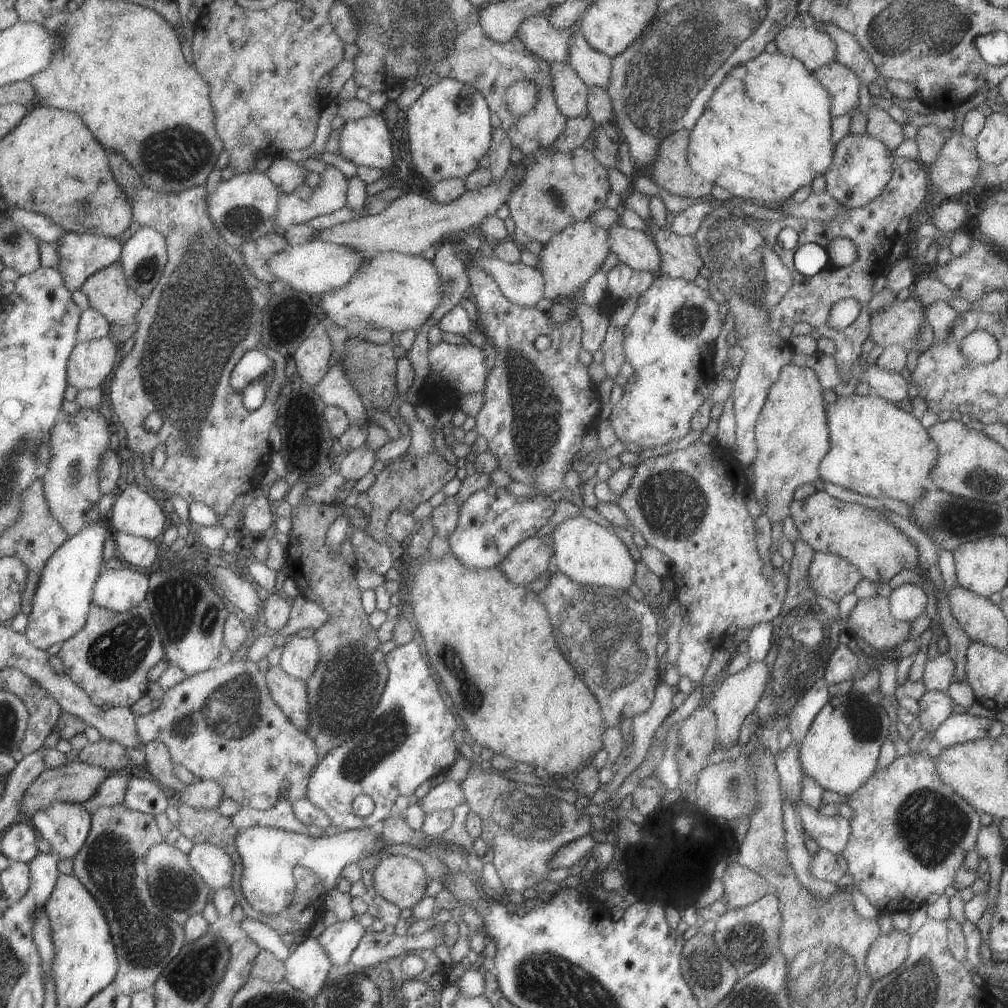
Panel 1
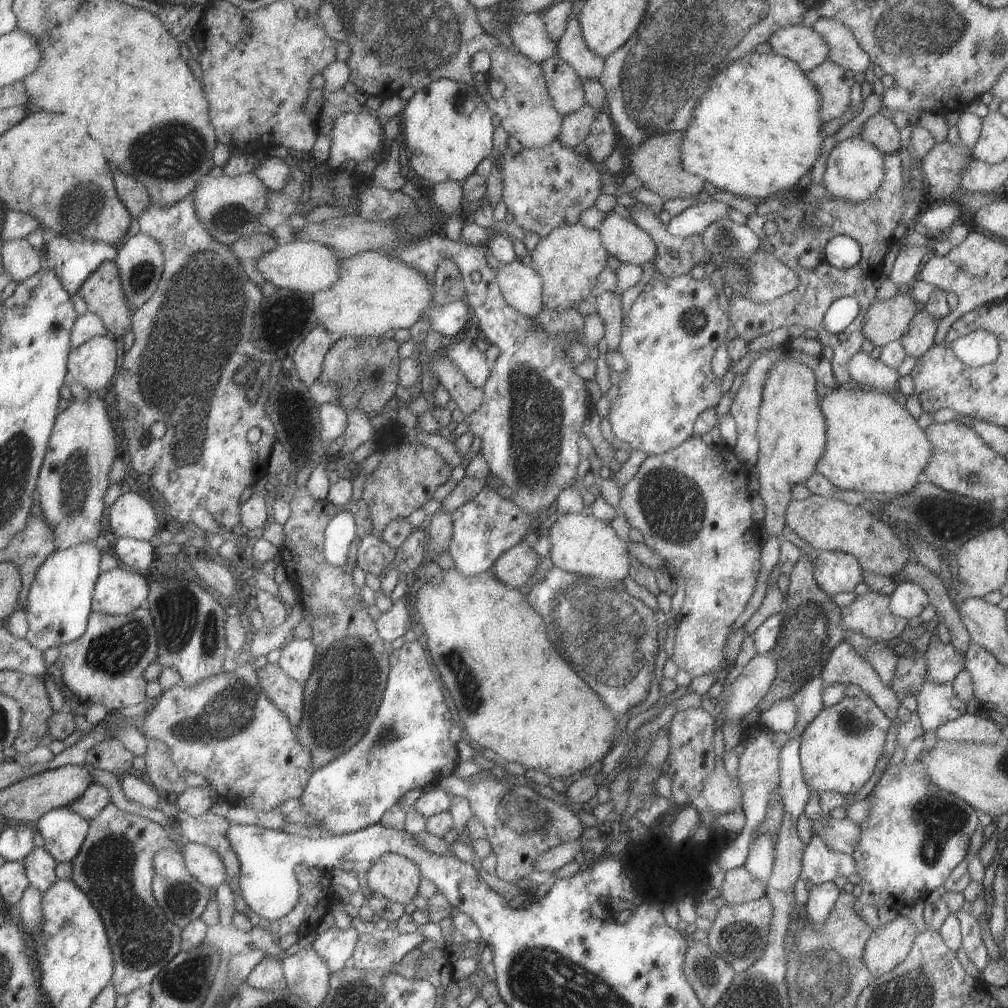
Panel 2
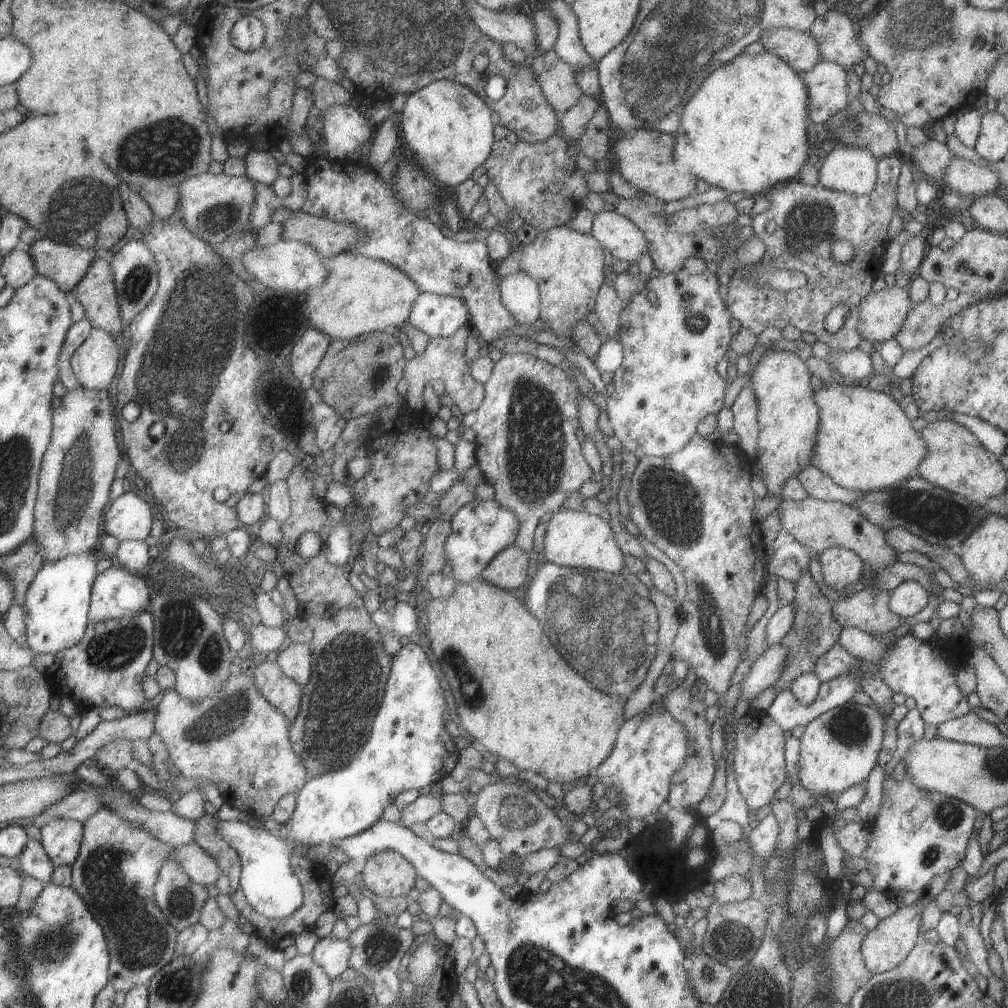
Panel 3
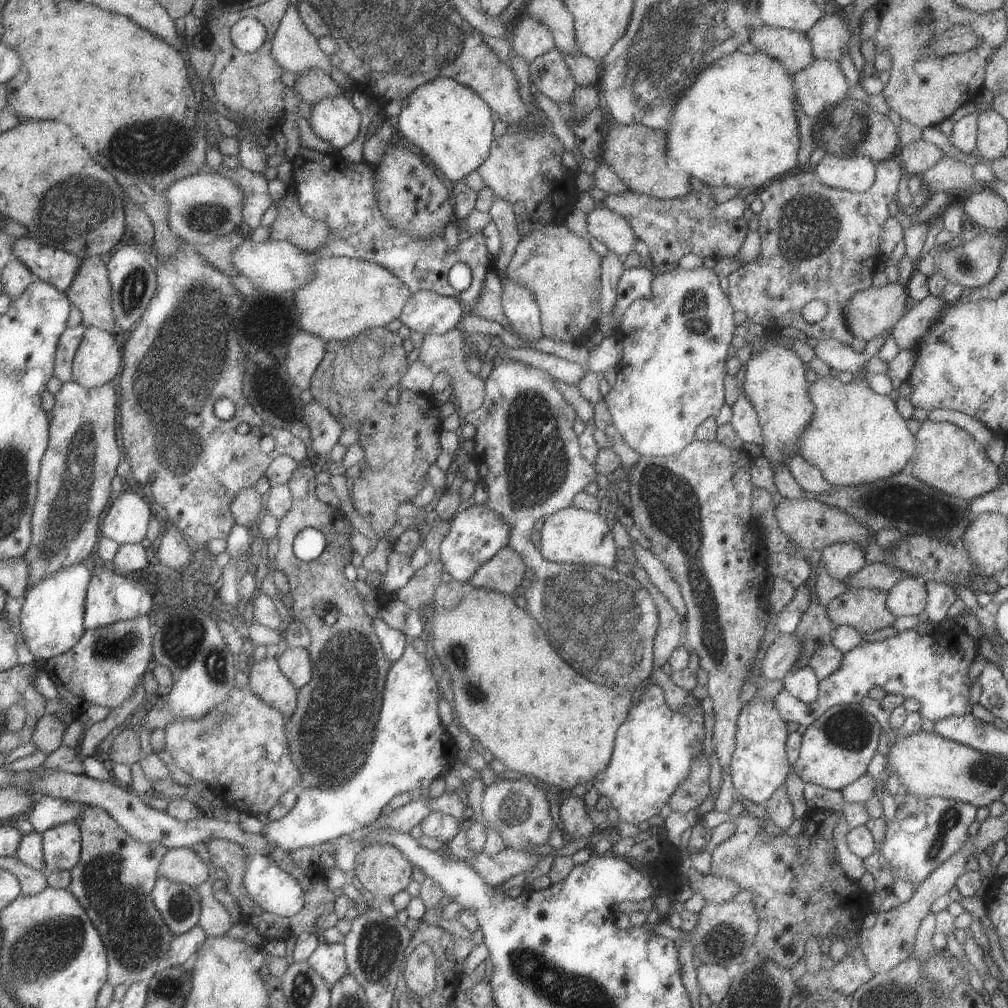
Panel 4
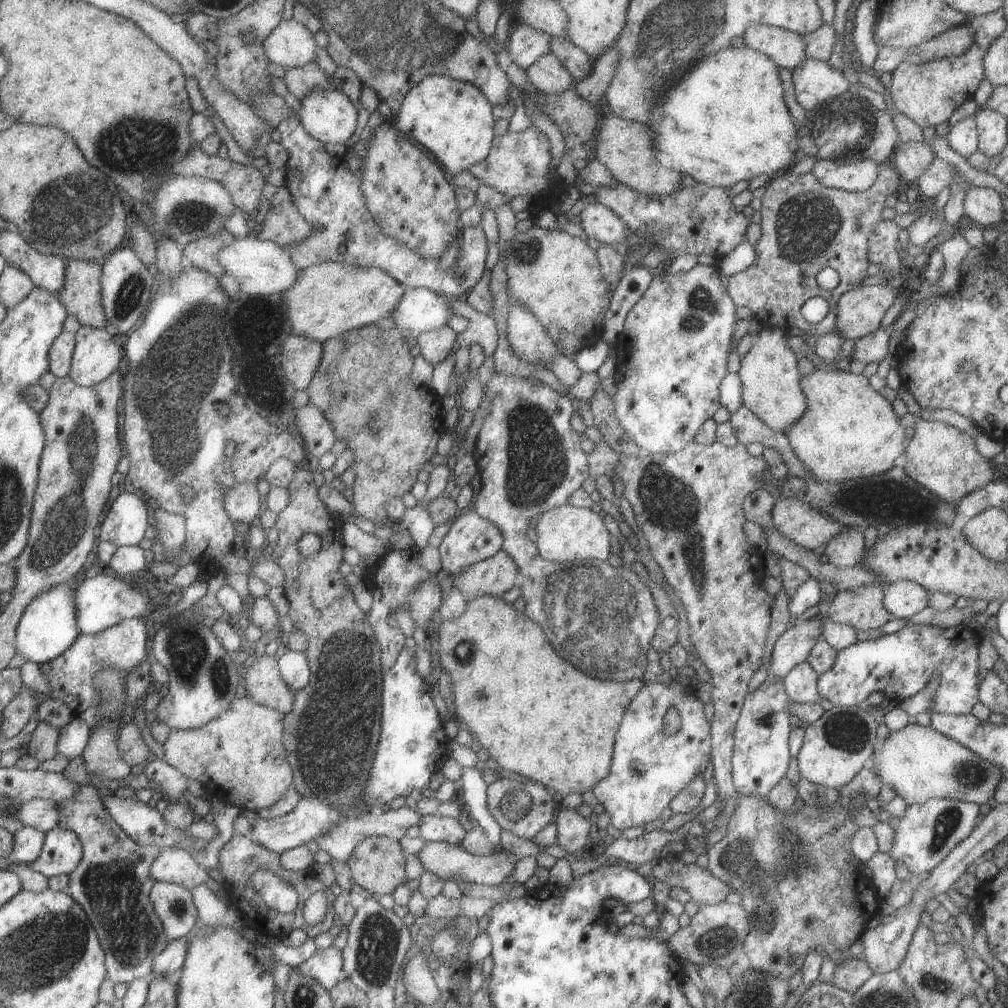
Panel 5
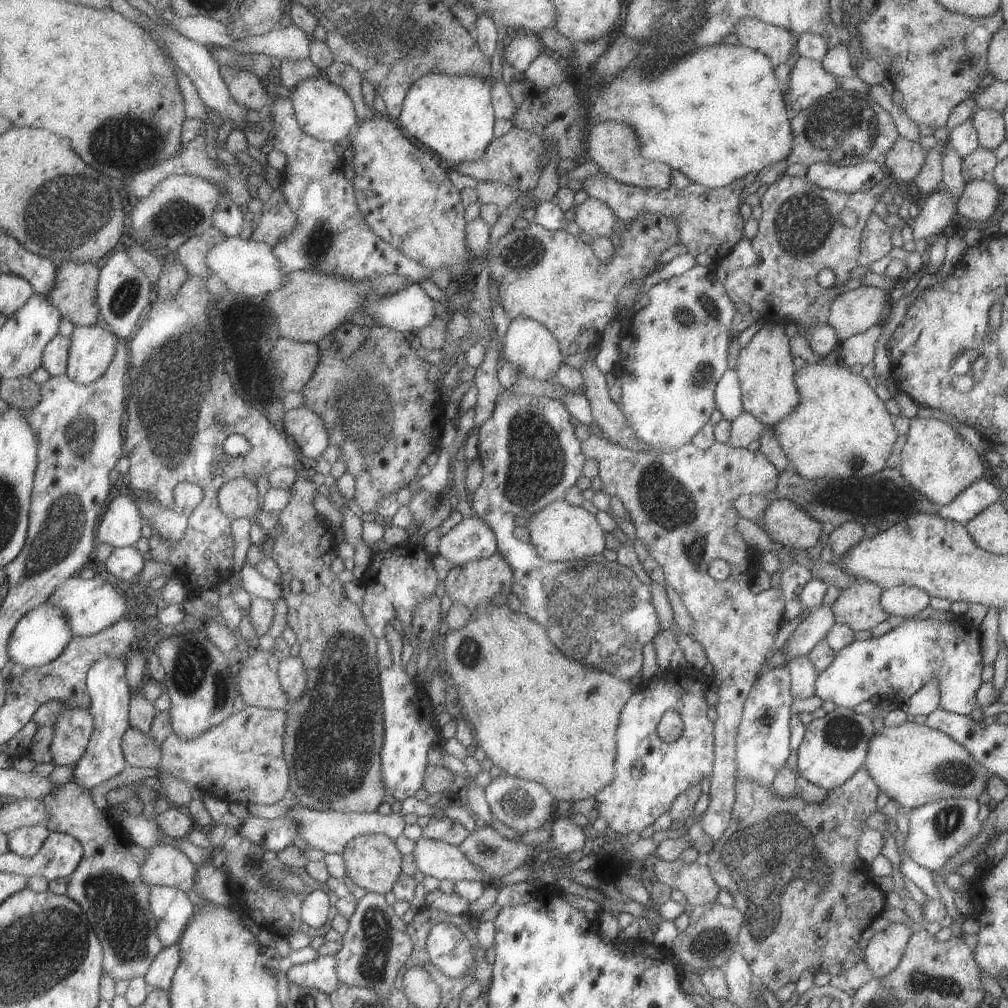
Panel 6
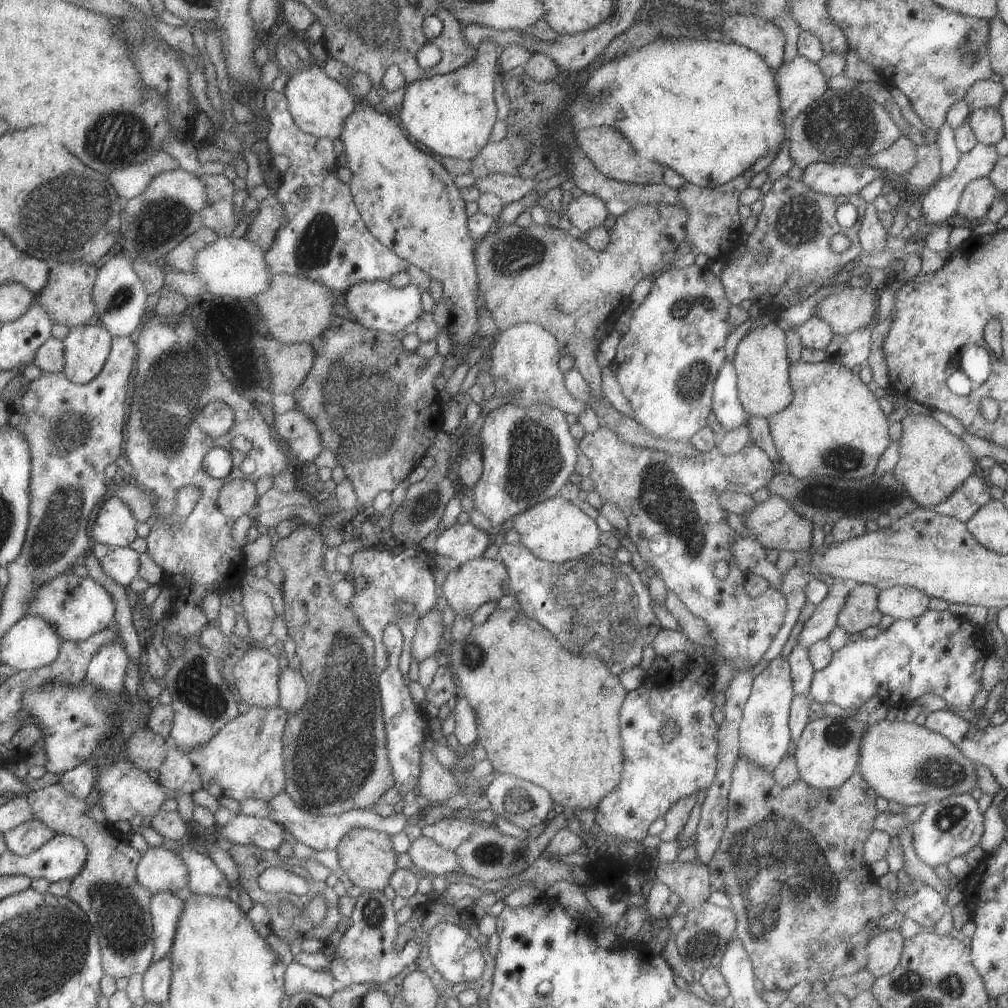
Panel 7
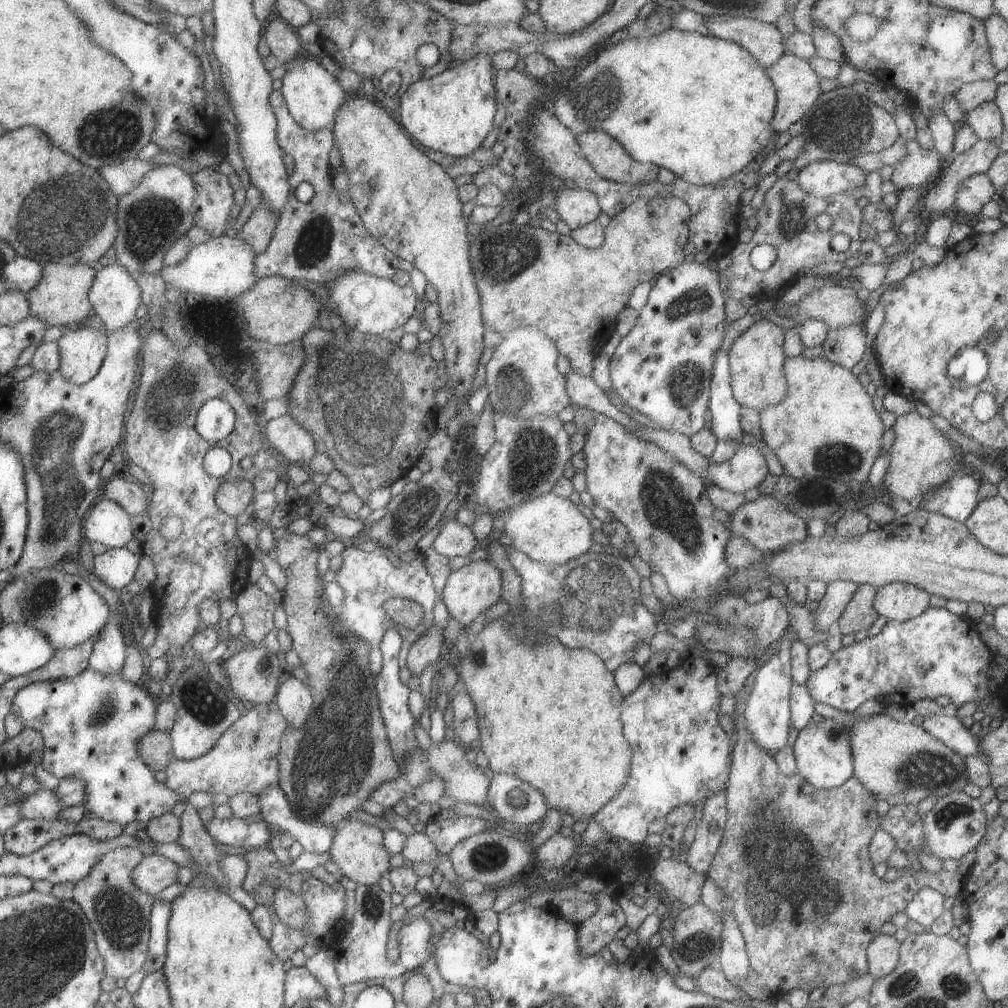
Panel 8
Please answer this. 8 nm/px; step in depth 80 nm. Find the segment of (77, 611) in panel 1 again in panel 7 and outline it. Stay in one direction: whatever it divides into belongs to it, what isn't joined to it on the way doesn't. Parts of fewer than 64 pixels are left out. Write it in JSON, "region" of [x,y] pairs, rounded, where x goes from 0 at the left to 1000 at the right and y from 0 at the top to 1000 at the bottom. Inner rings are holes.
{"region":[[[27,609],[4,633],[1,658],[29,666],[52,659],[59,653],[63,631],[43,611]]]}

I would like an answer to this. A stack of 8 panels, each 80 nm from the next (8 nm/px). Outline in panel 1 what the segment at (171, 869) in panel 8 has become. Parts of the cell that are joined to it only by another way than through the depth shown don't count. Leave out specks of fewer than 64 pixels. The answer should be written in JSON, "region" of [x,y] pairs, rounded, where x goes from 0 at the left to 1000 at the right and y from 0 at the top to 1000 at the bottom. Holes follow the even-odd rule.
{"region":[[[193,836],[187,850],[209,881],[215,883],[229,879],[233,858],[222,841],[207,836]]]}

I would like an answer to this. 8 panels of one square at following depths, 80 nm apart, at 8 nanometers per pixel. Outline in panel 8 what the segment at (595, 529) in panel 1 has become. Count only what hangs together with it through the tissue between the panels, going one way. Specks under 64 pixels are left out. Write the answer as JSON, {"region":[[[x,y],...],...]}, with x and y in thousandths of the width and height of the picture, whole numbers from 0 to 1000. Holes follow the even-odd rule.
{"region":[[[548,488],[537,490],[519,500],[511,500],[505,508],[488,510],[491,521],[507,535],[507,541],[521,548],[527,556],[551,561],[561,560],[583,548],[587,538],[588,523],[563,494],[556,494]]]}

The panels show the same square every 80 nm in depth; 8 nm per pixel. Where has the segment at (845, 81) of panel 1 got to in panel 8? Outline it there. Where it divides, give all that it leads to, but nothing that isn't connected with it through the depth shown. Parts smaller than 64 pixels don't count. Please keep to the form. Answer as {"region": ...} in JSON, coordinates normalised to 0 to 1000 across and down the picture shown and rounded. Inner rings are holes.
{"region":[[[778,52],[769,63],[758,67],[759,73],[763,75],[767,86],[769,87],[769,111],[767,117],[763,119],[763,127],[770,133],[781,130],[785,123],[793,120],[795,115],[801,111],[801,107],[809,101],[813,93],[813,76],[811,71],[805,69],[801,60]]]}

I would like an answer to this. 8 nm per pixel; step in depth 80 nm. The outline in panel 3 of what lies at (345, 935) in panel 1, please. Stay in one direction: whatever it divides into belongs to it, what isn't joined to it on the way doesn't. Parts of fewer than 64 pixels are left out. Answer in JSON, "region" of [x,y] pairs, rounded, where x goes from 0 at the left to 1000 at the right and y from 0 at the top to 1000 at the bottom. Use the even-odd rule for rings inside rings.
{"region":[[[328,927],[314,933],[311,940],[311,954],[318,958],[318,962],[326,968],[326,971],[333,971],[344,960],[348,938],[346,933],[328,931]]]}

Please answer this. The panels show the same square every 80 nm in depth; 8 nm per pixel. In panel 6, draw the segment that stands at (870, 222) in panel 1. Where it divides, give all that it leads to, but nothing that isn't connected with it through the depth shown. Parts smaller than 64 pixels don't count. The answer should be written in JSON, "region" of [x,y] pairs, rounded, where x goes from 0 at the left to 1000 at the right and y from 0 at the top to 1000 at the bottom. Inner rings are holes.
{"region":[[[774,173],[754,196],[755,216],[751,232],[744,238],[750,258],[741,266],[720,270],[717,283],[727,303],[741,302],[757,317],[787,319],[793,323],[819,321],[822,304],[834,285],[843,277],[843,270],[854,250],[854,230],[872,194],[880,187],[880,174],[860,189],[829,190],[813,187],[798,176]],[[842,206],[850,214],[847,225],[832,220],[834,210]],[[821,266],[828,272],[830,290],[811,282],[811,271]]]}

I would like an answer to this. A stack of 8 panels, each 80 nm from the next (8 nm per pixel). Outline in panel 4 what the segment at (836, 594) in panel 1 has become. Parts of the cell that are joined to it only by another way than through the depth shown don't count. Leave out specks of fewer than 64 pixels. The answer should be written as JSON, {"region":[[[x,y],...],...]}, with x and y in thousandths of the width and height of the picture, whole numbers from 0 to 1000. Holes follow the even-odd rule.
{"region":[[[828,539],[814,546],[813,563],[831,576],[852,567],[857,561],[857,548],[854,542]]]}

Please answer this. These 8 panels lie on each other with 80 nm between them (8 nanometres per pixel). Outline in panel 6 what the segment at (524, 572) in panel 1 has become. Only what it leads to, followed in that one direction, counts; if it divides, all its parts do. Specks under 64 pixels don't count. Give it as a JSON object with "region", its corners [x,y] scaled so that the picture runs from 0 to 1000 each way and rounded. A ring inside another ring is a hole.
{"region":[[[493,548],[482,555],[465,556],[465,558],[450,562],[445,565],[439,577],[441,580],[440,587],[448,597],[455,597],[468,607],[479,597],[485,597],[491,589],[502,590],[508,587],[509,567],[507,565],[505,560],[501,558],[501,554]]]}

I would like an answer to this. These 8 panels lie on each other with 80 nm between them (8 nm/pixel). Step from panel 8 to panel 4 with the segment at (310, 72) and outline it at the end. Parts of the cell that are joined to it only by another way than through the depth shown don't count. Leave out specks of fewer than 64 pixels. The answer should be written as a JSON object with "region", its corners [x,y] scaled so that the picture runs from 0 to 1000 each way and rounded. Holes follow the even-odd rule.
{"region":[[[342,91],[312,102],[305,119],[313,136],[326,142],[334,151],[352,137],[356,127],[356,111],[342,97]]]}

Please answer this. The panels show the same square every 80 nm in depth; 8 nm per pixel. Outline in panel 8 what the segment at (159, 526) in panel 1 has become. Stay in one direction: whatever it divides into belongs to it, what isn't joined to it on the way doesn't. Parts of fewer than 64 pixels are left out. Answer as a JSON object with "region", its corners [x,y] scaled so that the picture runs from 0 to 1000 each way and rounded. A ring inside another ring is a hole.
{"region":[[[100,496],[83,518],[84,535],[107,545],[124,543],[132,534],[131,512],[112,496]]]}

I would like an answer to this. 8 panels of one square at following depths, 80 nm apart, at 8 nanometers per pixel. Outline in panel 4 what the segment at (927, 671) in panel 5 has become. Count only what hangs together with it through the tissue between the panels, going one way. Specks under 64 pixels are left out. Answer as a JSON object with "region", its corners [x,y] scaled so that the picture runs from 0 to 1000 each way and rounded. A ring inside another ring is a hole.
{"region":[[[946,619],[944,622],[940,625],[934,625],[930,629],[914,629],[910,622],[906,622],[892,628],[888,627],[883,633],[872,635],[872,637],[855,636],[850,642],[836,648],[831,663],[812,677],[812,690],[808,696],[797,697],[776,684],[767,692],[767,702],[779,718],[789,716],[792,719],[801,721],[813,712],[820,702],[828,699],[852,697],[855,692],[861,690],[861,686],[864,683],[871,682],[879,688],[893,688],[897,692],[905,691],[910,694],[912,696],[912,709],[920,712],[925,717],[941,710],[962,708],[964,699],[961,696],[960,668],[965,655],[970,649],[970,639],[969,635],[960,631],[951,620]]]}

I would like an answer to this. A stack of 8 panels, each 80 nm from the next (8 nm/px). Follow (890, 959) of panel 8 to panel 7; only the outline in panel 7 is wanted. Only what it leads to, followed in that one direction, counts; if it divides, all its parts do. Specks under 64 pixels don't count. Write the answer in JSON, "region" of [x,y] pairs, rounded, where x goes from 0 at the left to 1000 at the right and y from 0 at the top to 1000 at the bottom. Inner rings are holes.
{"region":[[[884,923],[874,925],[860,935],[858,961],[868,971],[885,964],[891,958],[896,933],[891,923]]]}

